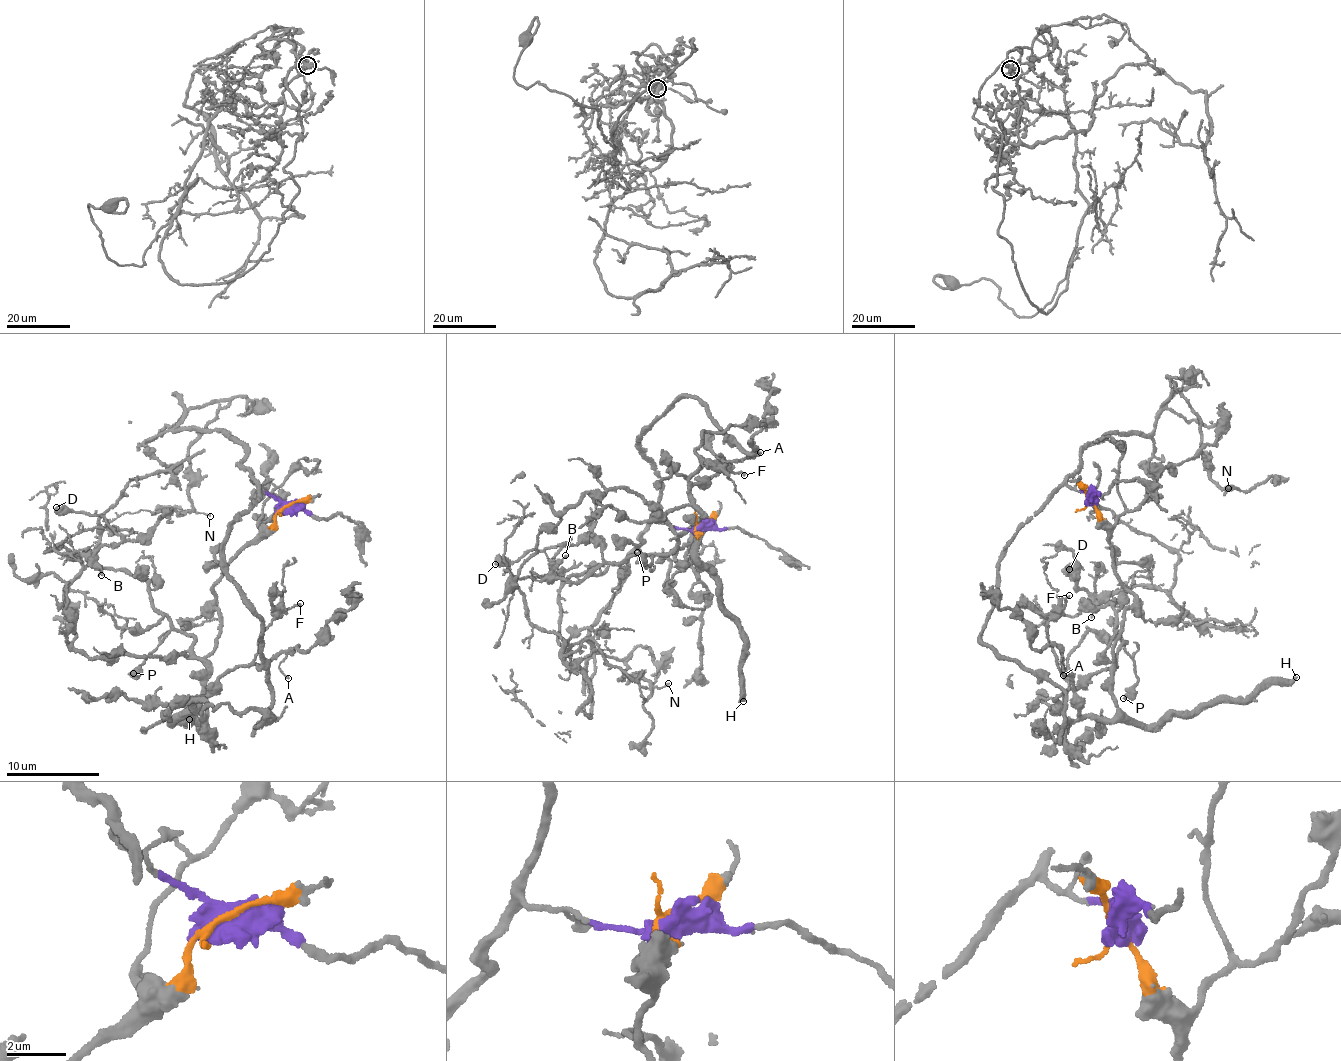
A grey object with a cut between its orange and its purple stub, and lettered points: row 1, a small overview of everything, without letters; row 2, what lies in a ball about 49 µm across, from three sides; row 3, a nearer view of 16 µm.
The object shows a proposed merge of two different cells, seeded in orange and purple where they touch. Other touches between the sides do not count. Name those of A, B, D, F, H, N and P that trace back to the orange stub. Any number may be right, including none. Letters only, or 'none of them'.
A, B, D, F, H, P

